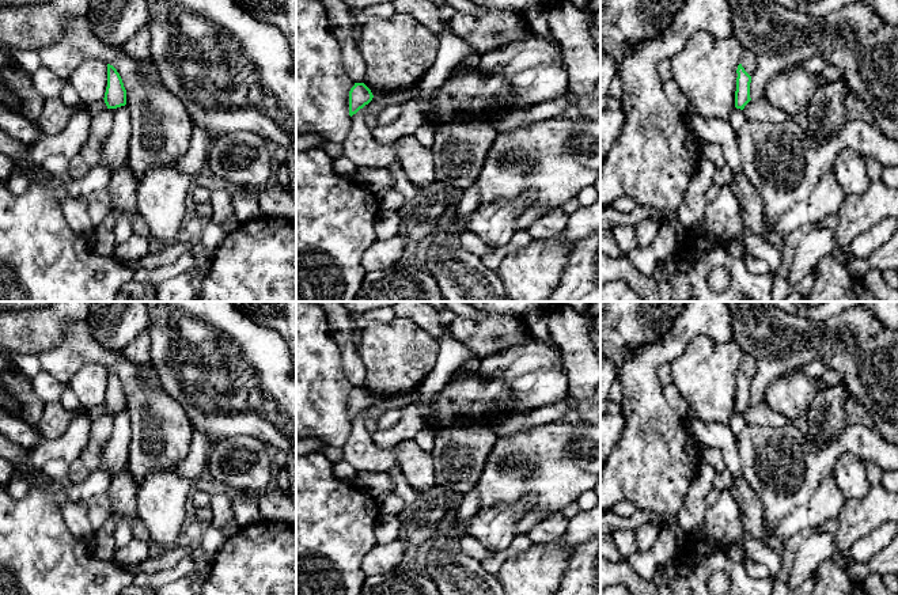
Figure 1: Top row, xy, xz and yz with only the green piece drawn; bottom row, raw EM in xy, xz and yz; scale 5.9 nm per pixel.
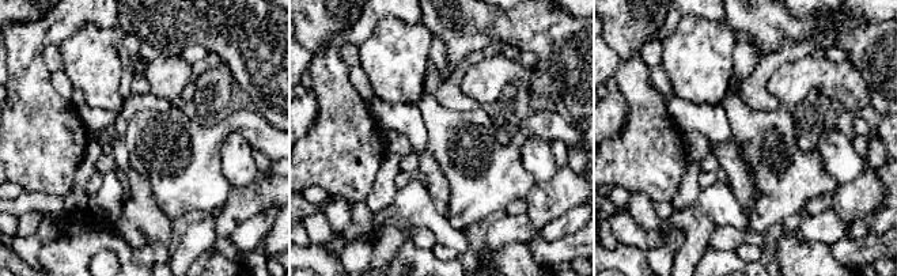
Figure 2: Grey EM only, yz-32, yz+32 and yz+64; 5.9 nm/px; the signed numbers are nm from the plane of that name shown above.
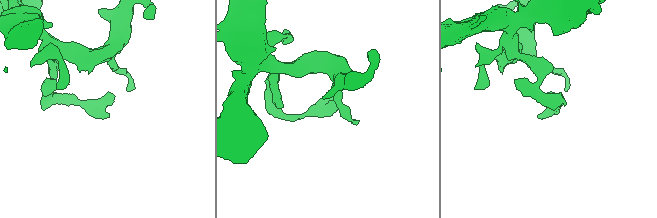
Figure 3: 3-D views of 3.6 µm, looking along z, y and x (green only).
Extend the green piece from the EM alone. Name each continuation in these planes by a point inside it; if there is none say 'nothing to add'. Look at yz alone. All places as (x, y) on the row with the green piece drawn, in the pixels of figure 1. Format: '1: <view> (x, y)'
nothing to add

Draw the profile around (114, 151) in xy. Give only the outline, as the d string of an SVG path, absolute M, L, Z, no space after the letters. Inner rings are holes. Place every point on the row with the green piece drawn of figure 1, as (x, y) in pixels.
M125 106L115 110L111 129L102 147L102 164L110 164L113 174L128 162L128 148L130 143L130 114Z

